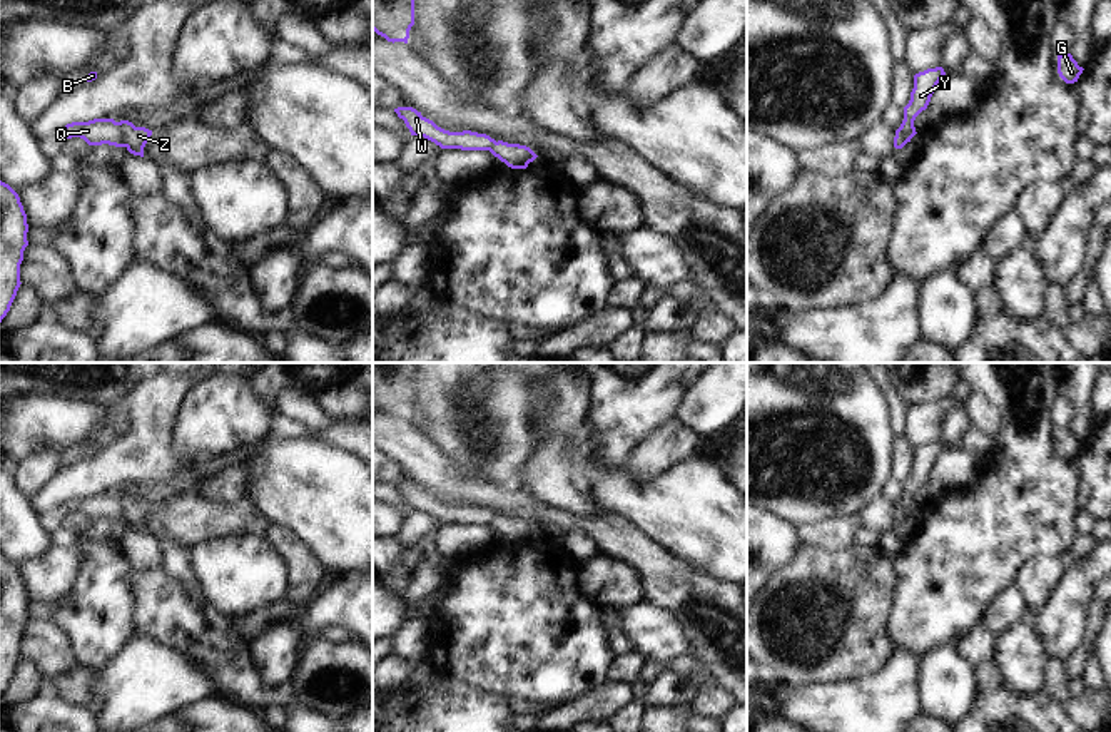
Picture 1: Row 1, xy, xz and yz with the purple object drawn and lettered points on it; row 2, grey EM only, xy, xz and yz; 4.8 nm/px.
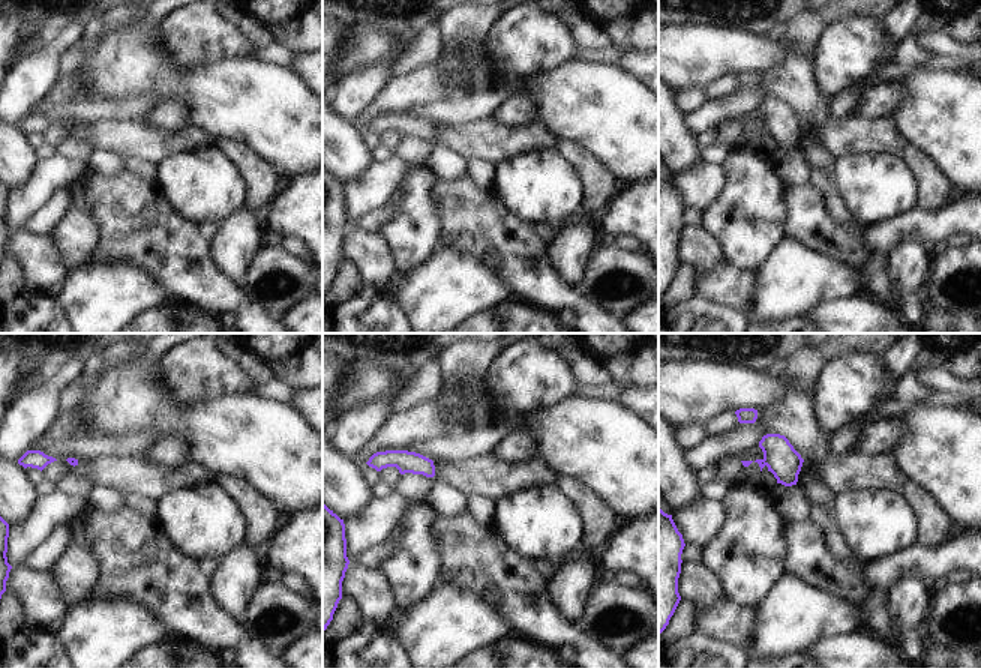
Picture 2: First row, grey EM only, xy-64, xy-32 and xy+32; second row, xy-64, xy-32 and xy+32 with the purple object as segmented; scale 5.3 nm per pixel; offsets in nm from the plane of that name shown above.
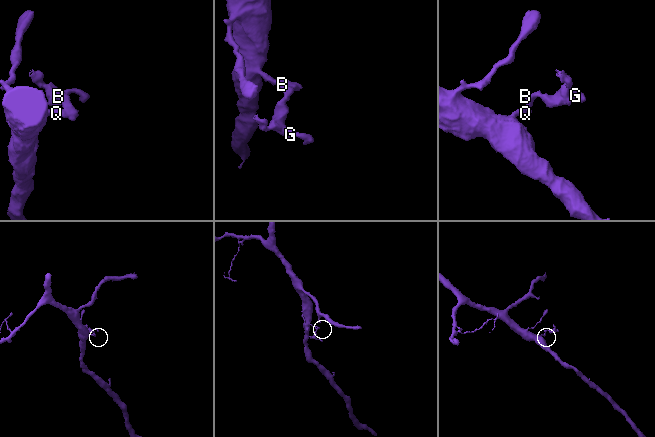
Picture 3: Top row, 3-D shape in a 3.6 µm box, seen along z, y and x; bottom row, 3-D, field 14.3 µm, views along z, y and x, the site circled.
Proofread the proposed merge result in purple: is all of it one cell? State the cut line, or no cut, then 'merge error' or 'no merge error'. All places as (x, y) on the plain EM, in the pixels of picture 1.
xy (117, 497), (126, 520) | merge error

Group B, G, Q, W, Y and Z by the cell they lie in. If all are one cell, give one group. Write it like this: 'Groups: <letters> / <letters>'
Groups: B G Y Z / Q W.

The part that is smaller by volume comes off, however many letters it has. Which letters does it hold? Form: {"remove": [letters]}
{"remove": ["B", "G", "Y", "Z"]}

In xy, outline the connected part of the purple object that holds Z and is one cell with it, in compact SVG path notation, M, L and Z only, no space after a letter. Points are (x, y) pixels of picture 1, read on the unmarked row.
M129 495L119 496L120 510L125 516L125 521L130 528L144 531L144 521L149 516L152 505L145 501L135 501Z

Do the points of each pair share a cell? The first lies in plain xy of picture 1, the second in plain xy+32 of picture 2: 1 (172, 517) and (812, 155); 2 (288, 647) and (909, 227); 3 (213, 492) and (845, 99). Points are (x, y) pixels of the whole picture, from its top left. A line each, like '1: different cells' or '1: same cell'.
1: different cells
2: different cells
3: different cells

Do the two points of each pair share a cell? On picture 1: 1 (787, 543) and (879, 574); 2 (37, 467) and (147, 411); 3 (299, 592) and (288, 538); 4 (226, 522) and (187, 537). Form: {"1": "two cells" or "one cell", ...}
{"1": "two cells", "2": "two cells", "3": "one cell", "4": "one cell"}

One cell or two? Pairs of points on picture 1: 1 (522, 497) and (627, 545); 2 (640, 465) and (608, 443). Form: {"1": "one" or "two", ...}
{"1": "one", "2": "two"}

